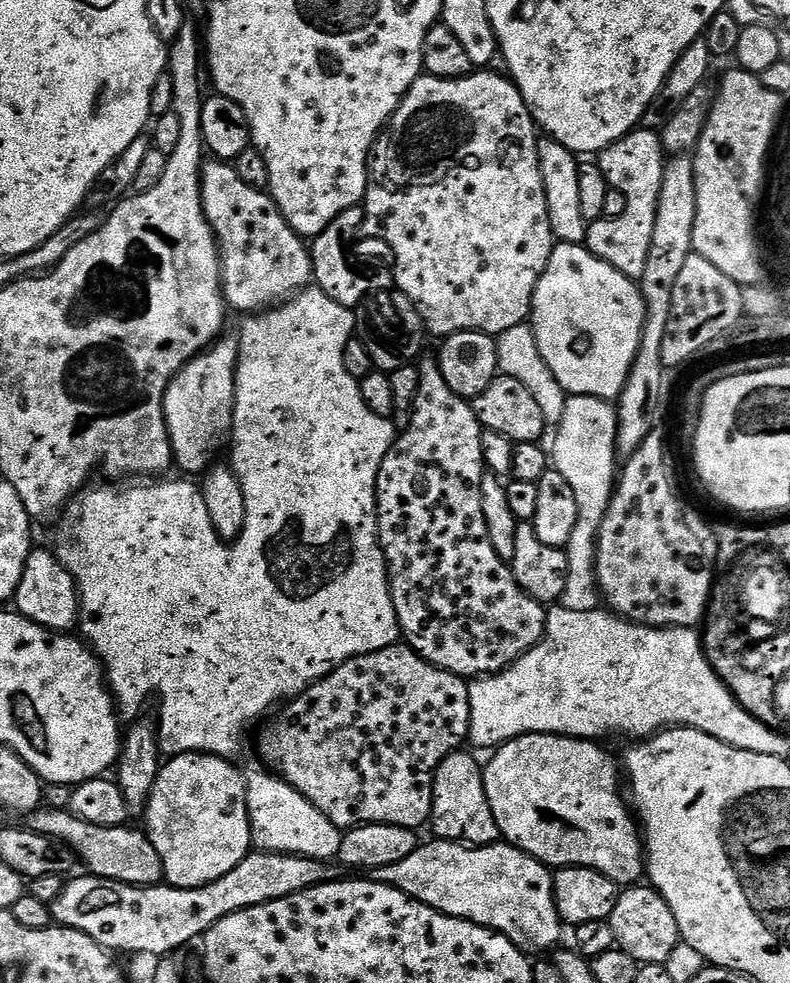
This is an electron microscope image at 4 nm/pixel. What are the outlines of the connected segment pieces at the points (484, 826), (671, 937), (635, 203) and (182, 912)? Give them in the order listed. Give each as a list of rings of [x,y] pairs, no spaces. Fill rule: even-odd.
[[[457,750],[444,757],[434,774],[430,828],[436,831],[435,835],[441,840],[455,840],[469,846],[497,843],[501,835],[486,798],[484,768],[464,751]]]
[[[628,886],[623,889],[614,902],[614,910],[607,920],[610,930],[614,930],[616,947],[620,948],[630,958],[639,964],[663,964],[674,954],[674,946],[682,941],[678,922],[674,922],[674,910],[666,906],[666,898],[651,886]]]
[[[643,126],[627,132],[610,146],[603,148],[598,154],[598,163],[602,174],[608,180],[609,189],[620,193],[624,209],[620,216],[601,218],[588,225],[586,247],[602,262],[614,266],[623,276],[639,281],[646,270],[646,258],[650,254],[650,238],[654,238],[654,218],[658,210],[658,194],[662,192],[662,174],[666,163],[664,144],[660,140],[660,132]]]
[[[253,850],[234,866],[234,870],[230,870],[230,874],[222,874],[218,882],[210,882],[201,888],[138,888],[134,884],[83,875],[77,880],[69,879],[60,897],[51,904],[53,921],[94,938],[94,942],[113,953],[141,952],[144,956],[163,958],[184,950],[191,940],[199,941],[219,920],[238,910],[327,884],[329,880],[337,879],[338,872],[322,860],[289,856],[287,852]]]

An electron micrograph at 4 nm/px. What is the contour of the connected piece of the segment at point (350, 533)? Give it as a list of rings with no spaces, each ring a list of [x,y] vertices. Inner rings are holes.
[[[309,286],[303,292],[297,292],[291,300],[259,314],[249,315],[245,320],[248,321],[244,329],[238,332],[240,360],[236,363],[236,409],[230,437],[230,467],[236,473],[246,498],[246,526],[238,539],[225,543],[216,535],[214,526],[208,520],[206,502],[199,487],[191,488],[187,479],[160,478],[155,482],[132,482],[129,488],[89,487],[79,493],[80,517],[76,520],[76,541],[58,552],[60,561],[76,580],[76,591],[80,593],[79,631],[84,631],[83,639],[104,665],[108,686],[119,711],[125,717],[136,718],[141,715],[140,707],[155,692],[164,699],[158,711],[158,739],[161,753],[168,758],[181,756],[183,752],[235,757],[235,752],[244,744],[248,727],[255,720],[263,721],[273,709],[302,695],[312,684],[330,675],[339,664],[345,664],[350,658],[358,658],[362,654],[389,648],[402,636],[388,587],[388,565],[384,563],[384,551],[380,548],[380,530],[376,518],[378,470],[398,433],[389,417],[374,414],[374,410],[362,402],[360,385],[344,365],[344,351],[354,339],[356,331],[356,313],[334,302],[334,298],[327,296],[321,288]],[[247,428],[252,431],[252,441],[248,441],[244,433]],[[271,456],[272,476],[263,476],[260,463]]]

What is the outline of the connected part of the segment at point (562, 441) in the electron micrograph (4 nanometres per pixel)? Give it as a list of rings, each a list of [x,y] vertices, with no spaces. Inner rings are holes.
[[[568,396],[566,410],[555,432],[556,441],[550,447],[550,460],[558,474],[570,482],[574,498],[578,501],[578,522],[574,525],[574,534],[570,534],[566,549],[566,590],[560,596],[559,603],[566,610],[595,612],[602,604],[600,586],[596,582],[596,537],[600,535],[600,527],[606,518],[618,479],[616,409],[602,398]]]

